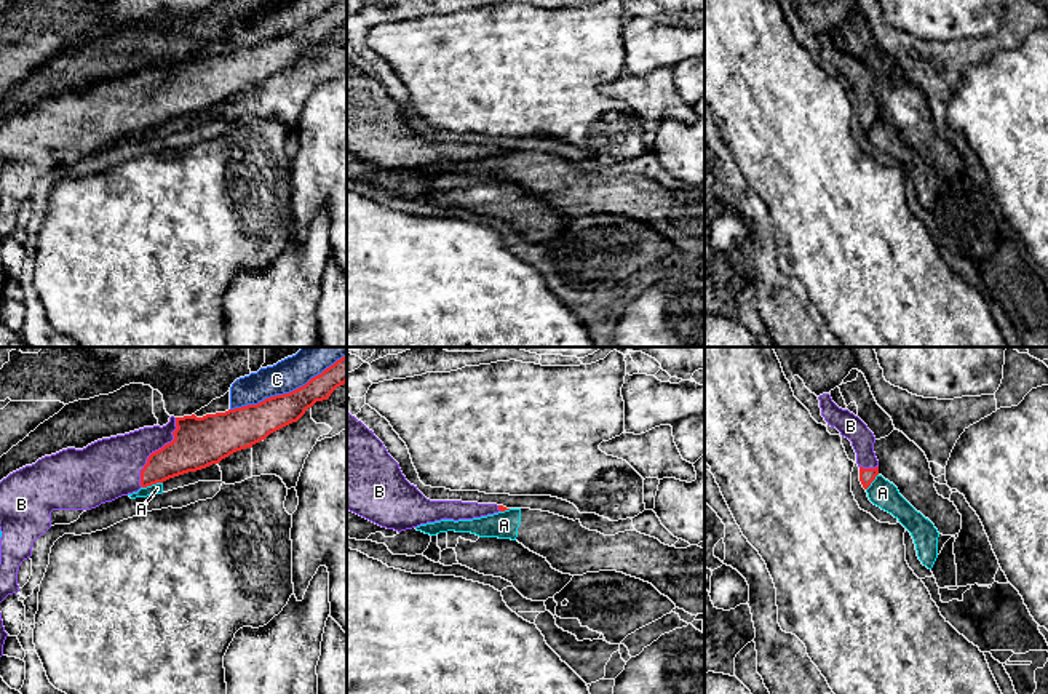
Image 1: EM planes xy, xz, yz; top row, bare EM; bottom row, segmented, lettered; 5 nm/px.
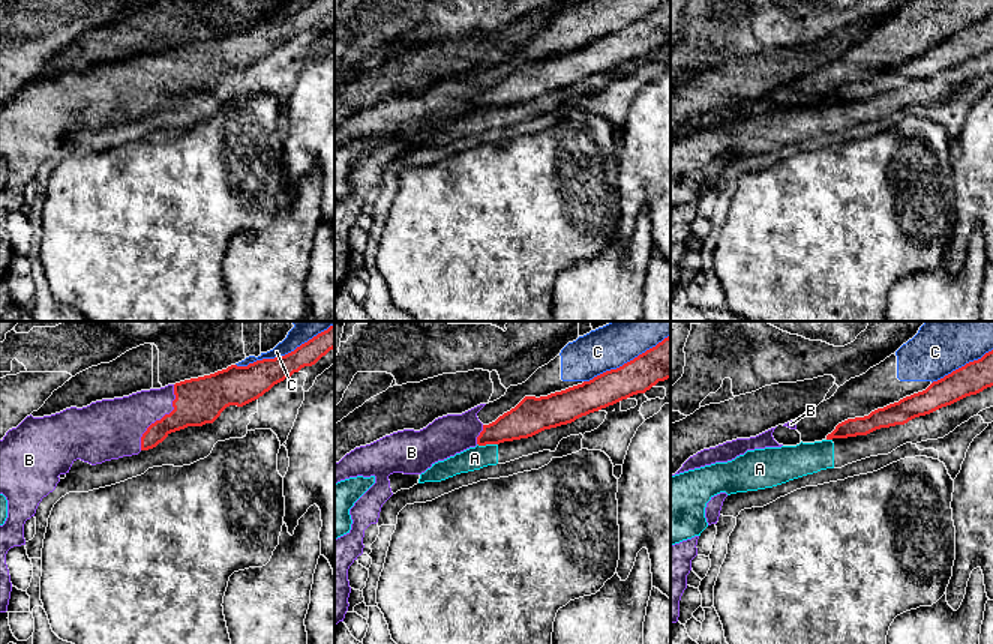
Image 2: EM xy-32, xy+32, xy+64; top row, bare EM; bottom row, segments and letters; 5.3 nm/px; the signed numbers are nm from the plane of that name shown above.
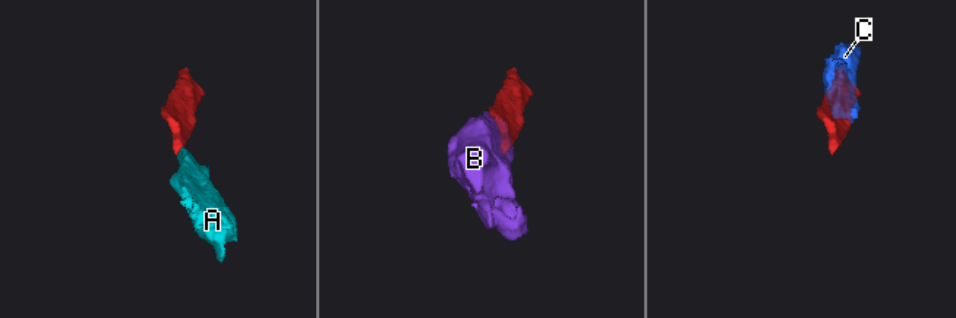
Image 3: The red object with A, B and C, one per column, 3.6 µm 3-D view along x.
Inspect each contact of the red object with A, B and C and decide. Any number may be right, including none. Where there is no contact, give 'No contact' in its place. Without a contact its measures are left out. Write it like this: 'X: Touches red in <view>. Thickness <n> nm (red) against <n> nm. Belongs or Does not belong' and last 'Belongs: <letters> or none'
A: Touches red in xy. Thickness 200 nm (red) against 50 nm. Does not belong
B: Touches red in xy. Thickness 260 nm (red) against 300 nm. Belongs
C: Touches red in xy. Thickness 200 nm (red) against 160 nm. Does not belong
Belongs: B

